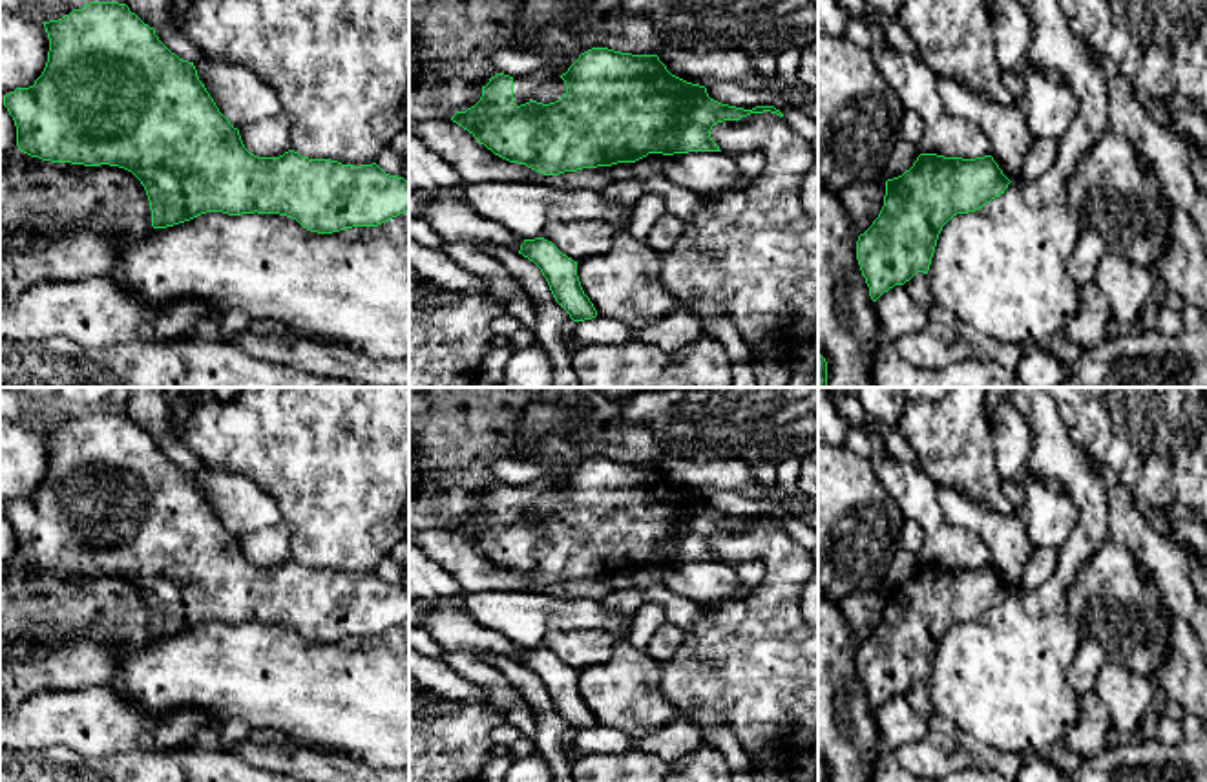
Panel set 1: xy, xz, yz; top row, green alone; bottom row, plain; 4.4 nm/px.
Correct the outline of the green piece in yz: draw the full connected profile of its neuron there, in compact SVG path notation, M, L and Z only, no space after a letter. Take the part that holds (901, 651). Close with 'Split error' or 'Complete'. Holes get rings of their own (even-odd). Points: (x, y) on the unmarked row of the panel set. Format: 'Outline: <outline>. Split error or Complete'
Outline: M920 563L909 579L887 588L882 619L856 650L856 669L871 709L904 694L917 682L928 683L942 636L957 623L982 618L1004 603L1010 592L992 565L962 568L937 563Z. Complete

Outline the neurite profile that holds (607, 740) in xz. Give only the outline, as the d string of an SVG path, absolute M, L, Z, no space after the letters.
M595 725L592 729L575 731L573 755L566 758L570 766L577 758L590 753L619 755L634 749L634 738L619 729Z

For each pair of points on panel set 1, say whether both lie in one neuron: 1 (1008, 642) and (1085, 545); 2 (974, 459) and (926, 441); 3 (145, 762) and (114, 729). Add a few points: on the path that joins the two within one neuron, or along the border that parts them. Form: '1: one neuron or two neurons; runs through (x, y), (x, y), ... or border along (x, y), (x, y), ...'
1: one neuron; runs through (1032, 618), (1049, 602), (1067, 569)
2: one neuron; runs through (963, 446), (952, 441), (939, 441)
3: two neurons; border along (178, 748), (163, 751), (117, 751), (94, 757)

